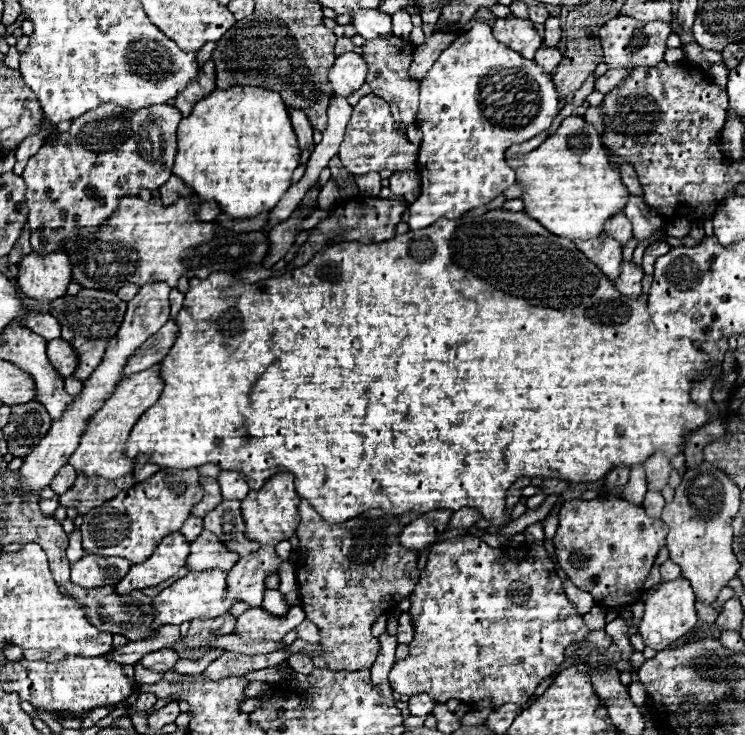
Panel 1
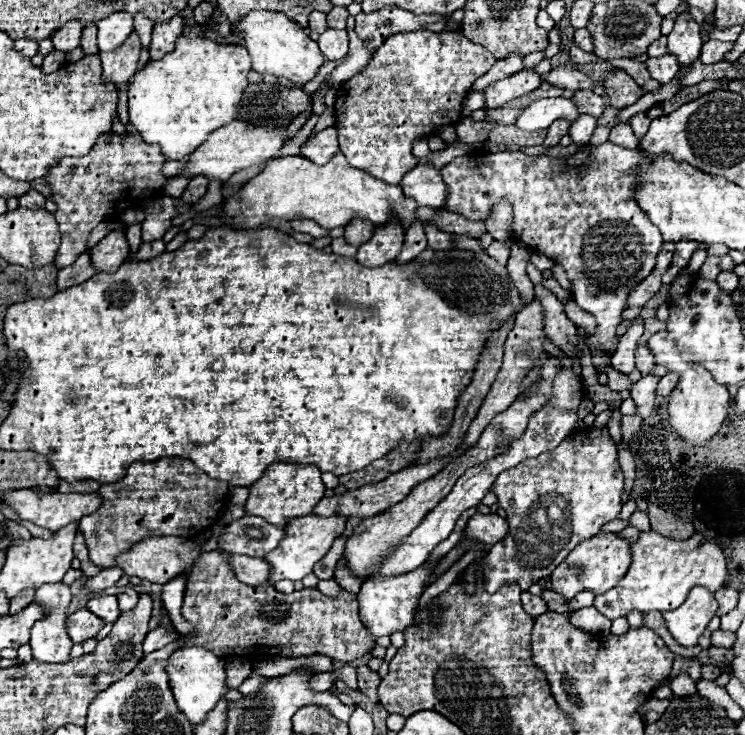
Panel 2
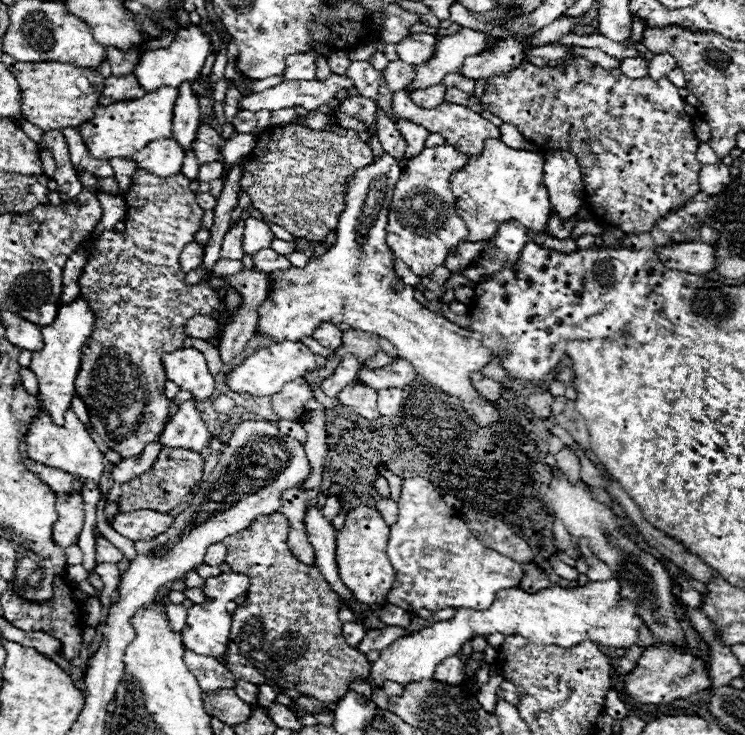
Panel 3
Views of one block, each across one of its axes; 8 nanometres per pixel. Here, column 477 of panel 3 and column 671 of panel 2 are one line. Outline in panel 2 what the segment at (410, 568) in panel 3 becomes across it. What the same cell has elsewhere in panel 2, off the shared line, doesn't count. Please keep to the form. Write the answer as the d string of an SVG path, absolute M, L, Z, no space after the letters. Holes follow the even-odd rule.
M640 532L638 540L630 544L632 564L626 576L618 582L616 588L594 598L594 608L600 610L606 618L614 620L626 616L632 610L640 612L666 612L678 608L688 592L696 586L704 586L710 592L724 588L726 580L726 558L716 542L706 540L702 534L694 534L686 540L672 540L658 532Z

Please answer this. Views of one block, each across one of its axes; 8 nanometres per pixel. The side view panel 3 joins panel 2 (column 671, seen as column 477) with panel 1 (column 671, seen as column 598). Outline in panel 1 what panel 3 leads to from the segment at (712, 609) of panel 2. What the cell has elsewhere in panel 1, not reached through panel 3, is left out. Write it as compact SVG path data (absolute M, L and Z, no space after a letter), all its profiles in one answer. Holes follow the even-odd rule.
M676 578L672 582L662 580L654 592L644 592L640 596L644 604L644 616L638 624L638 634L644 638L644 644L654 650L664 650L678 638L686 636L696 624L696 610L694 610L694 592L690 582L684 578Z

